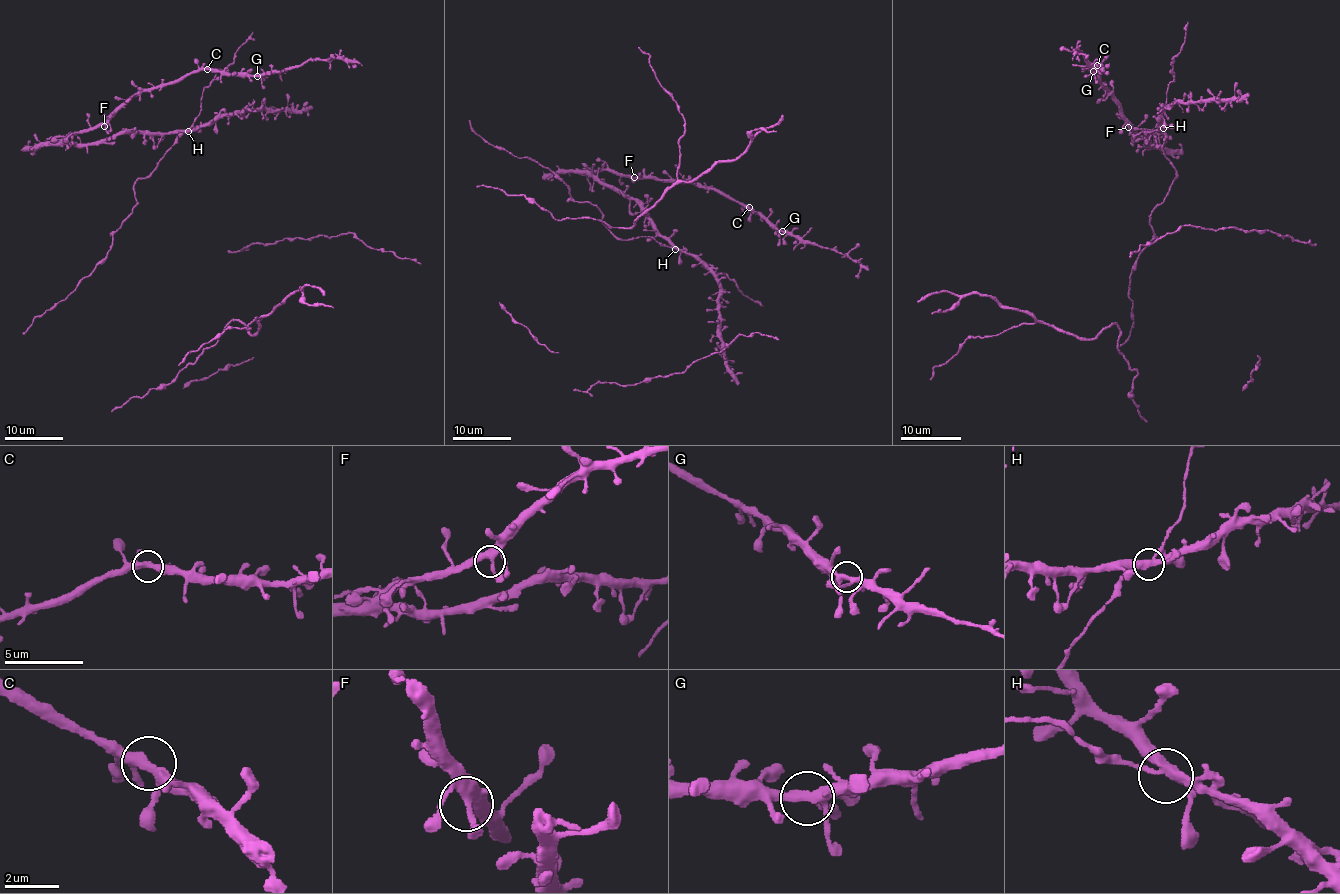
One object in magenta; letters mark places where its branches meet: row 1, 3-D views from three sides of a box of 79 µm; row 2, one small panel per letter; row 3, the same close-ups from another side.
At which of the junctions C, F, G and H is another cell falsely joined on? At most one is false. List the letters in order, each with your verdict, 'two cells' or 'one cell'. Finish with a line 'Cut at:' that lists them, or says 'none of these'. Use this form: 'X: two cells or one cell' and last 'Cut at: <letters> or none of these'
C: one cell
F: one cell
G: one cell
H: one cell
Cut at: none of these

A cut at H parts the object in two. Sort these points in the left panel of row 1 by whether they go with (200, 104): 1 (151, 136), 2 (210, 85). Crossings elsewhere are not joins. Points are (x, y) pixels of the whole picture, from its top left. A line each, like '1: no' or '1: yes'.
1: no
2: yes

